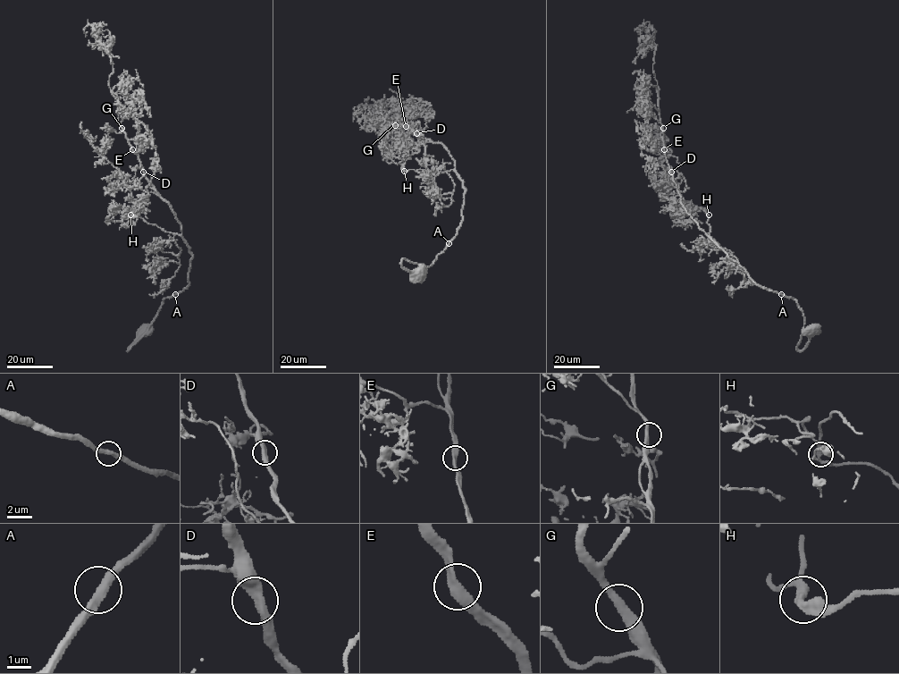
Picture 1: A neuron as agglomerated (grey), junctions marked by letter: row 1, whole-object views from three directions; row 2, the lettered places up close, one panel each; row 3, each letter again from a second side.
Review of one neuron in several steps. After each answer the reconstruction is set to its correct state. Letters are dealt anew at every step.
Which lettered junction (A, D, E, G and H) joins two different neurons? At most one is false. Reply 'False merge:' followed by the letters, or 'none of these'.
False merge: none of these

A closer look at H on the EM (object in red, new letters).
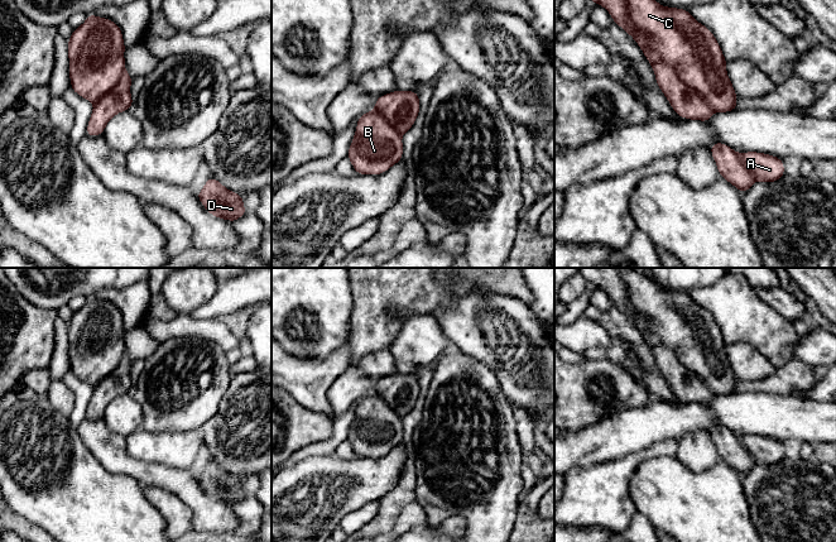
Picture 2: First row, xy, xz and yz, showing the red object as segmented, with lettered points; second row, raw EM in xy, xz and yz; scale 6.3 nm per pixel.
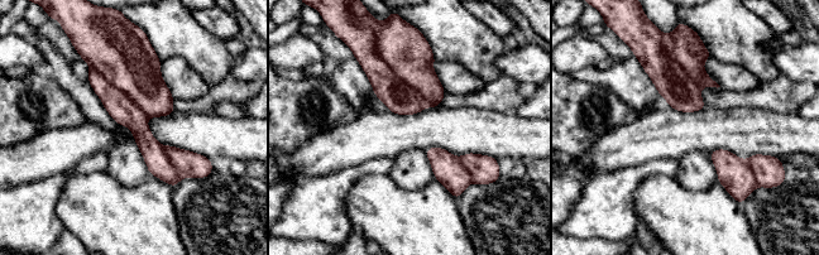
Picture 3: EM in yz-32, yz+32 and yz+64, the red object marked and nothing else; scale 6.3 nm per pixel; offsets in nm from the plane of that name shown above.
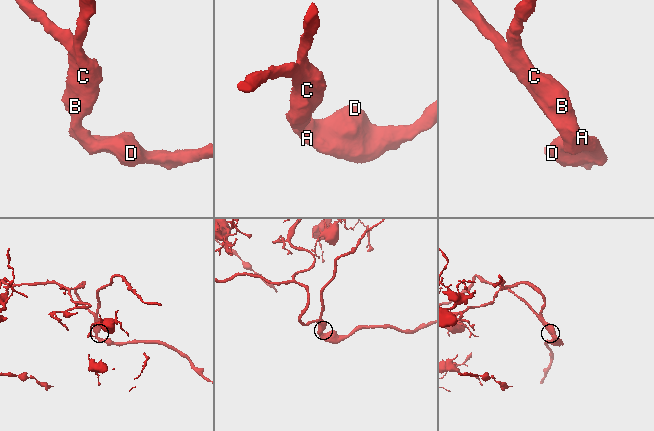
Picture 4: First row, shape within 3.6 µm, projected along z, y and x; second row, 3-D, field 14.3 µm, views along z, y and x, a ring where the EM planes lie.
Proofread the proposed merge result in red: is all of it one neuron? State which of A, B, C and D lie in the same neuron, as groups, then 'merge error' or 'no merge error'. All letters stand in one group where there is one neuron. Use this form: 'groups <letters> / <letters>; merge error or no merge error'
groups A B C D; no merge error

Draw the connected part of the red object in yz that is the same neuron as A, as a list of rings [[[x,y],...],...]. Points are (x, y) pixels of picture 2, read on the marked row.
[[[720,142],[712,144],[710,150],[720,177],[735,186],[743,195],[756,179],[773,183],[785,174],[783,159],[770,154],[758,152],[739,154]]]

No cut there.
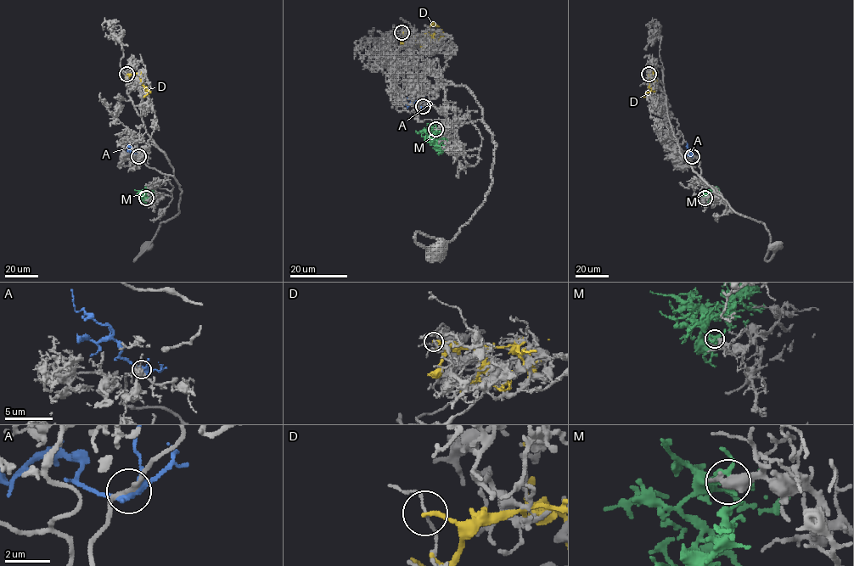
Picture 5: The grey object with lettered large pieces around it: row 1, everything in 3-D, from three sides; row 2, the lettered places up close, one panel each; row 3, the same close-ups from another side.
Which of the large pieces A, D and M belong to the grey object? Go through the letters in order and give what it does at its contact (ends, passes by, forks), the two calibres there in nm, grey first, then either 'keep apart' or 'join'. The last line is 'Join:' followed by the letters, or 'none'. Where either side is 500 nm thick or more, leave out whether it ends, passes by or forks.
A: it forks | 200/280 nm | keep apart
D: it ends | 100/200 nm | keep apart
M: it forks | 480/170 nm | keep apart
Join: none

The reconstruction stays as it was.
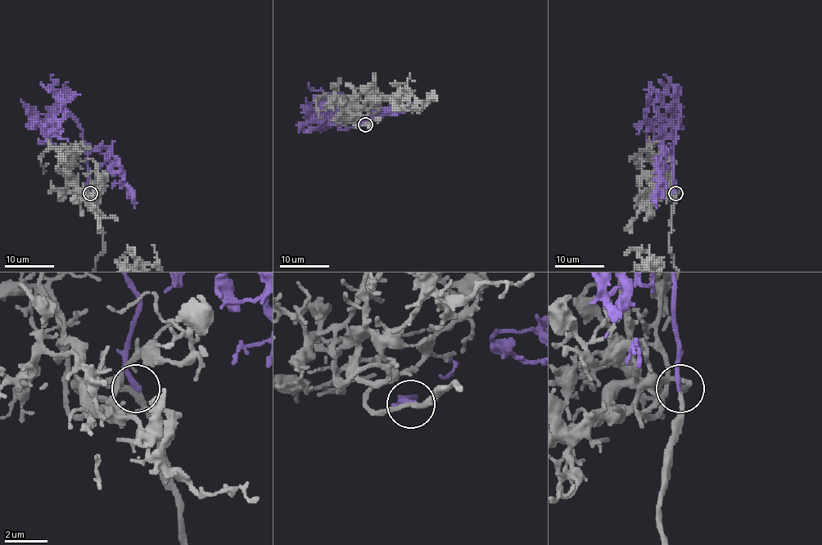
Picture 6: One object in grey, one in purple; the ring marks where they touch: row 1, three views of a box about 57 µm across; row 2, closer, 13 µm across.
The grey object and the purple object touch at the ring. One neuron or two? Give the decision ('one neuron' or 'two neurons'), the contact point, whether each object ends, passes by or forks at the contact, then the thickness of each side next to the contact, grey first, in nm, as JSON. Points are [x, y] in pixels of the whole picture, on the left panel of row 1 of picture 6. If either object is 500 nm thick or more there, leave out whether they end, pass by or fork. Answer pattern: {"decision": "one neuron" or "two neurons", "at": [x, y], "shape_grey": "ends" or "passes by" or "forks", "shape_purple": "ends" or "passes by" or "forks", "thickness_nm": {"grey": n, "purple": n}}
{"decision": "one neuron", "at": [90, 193], "shape_grey": "passes by", "shape_purple": "ends", "thickness_nm": {"grey": 240, "purple": 240}}

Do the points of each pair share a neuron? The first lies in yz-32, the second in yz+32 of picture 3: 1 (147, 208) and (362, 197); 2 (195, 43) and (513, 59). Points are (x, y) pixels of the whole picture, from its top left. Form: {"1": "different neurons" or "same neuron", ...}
{"1": "same neuron", "2": "different neurons"}

